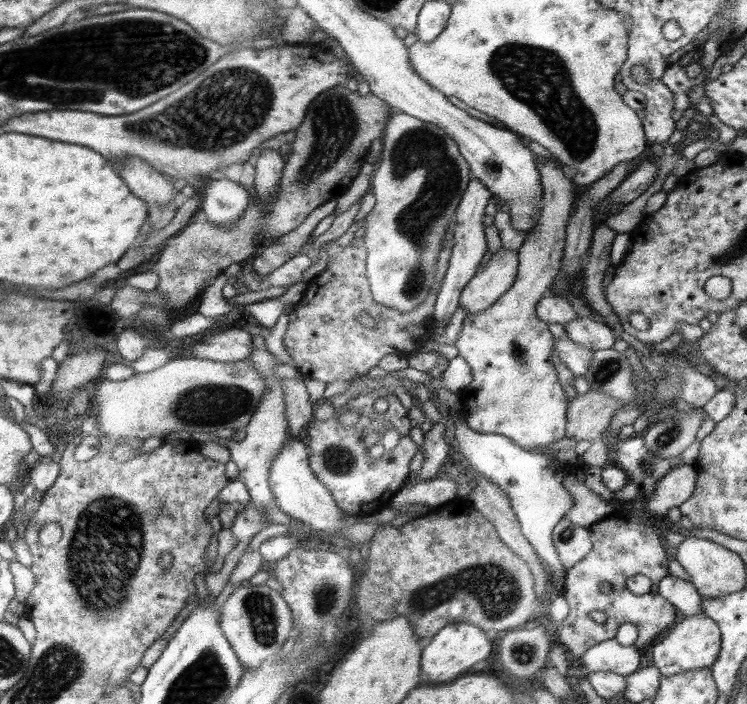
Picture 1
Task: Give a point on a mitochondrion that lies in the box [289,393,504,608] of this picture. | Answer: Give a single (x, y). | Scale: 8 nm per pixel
(337, 460)

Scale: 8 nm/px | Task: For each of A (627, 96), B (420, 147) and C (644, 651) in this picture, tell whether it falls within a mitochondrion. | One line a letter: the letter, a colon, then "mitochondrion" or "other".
A: other
B: mitochondrion
C: other

